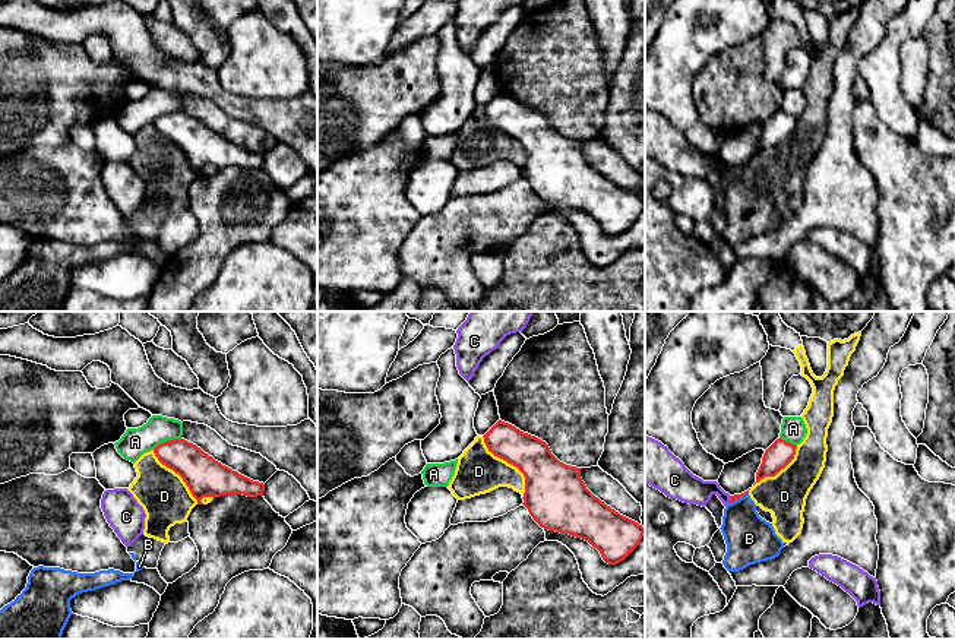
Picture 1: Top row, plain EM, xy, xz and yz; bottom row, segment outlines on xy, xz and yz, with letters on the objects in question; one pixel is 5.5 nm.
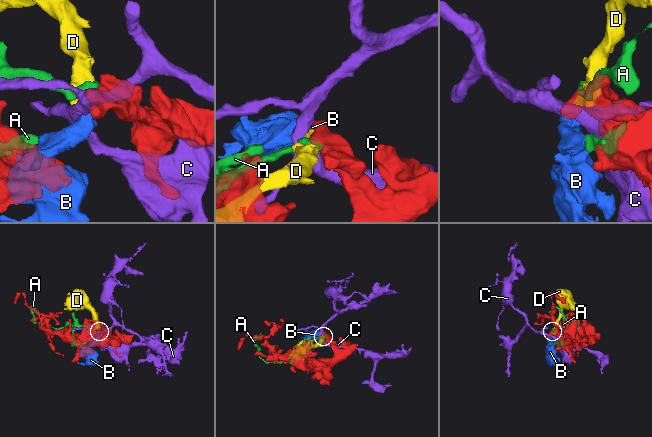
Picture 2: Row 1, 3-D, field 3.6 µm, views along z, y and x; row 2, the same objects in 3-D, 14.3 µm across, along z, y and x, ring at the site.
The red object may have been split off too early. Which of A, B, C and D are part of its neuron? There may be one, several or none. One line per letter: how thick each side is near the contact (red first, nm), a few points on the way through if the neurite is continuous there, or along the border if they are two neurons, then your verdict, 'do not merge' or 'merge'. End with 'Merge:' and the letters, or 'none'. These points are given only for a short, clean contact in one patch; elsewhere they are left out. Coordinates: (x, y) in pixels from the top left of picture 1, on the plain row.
A: calibres 200 and 160 nm; do not merge
B: calibres 40 and 260 nm; do not merge
C: calibres 40 and 160 nm; do not merge
D: calibres 220 and 280 nm; do not merge
Merge: none

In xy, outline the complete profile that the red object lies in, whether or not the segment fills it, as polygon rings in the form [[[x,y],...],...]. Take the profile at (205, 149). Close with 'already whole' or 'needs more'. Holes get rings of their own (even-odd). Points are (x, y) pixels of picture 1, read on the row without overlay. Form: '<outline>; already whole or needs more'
[[[184,111],[164,114],[154,121],[154,126],[162,137],[183,151],[197,177],[203,177],[200,174],[203,170],[263,168],[263,155],[233,143]]]; already whole

